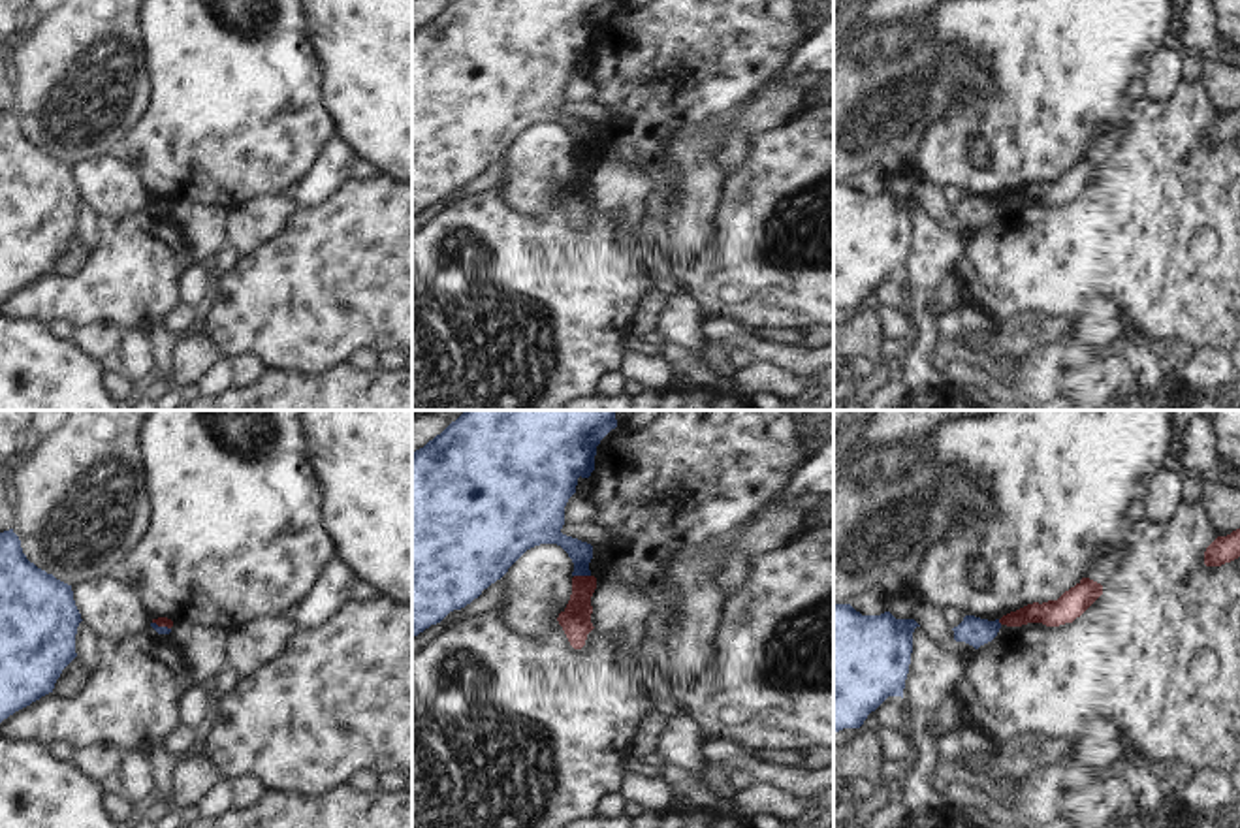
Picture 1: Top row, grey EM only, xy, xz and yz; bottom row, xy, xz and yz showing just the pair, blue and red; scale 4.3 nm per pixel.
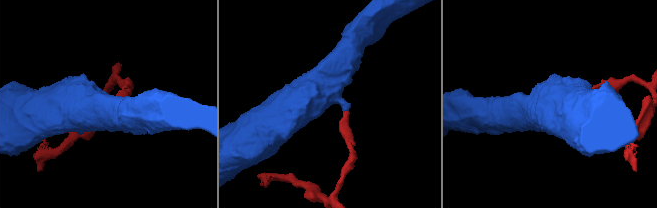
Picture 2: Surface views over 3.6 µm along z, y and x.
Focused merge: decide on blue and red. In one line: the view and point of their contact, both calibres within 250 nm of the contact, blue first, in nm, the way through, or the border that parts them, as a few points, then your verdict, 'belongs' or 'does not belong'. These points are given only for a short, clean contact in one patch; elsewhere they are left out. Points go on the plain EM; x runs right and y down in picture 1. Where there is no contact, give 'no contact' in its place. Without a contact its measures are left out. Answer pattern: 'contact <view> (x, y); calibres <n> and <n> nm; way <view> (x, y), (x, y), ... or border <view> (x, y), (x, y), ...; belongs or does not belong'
contact xz (582, 153); calibres 130 and 130 nm; border xz (574, 153), (589, 155); does not belong

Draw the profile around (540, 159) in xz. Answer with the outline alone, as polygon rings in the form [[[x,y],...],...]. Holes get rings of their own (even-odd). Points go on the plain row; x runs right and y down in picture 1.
[[[540,122],[527,128],[504,152],[508,158],[506,171],[501,179],[506,201],[519,213],[540,216],[557,201],[557,192],[572,173],[574,141],[557,122]]]

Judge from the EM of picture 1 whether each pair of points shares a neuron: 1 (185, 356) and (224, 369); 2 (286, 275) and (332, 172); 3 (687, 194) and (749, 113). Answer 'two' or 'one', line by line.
1: two
2: two
3: one

